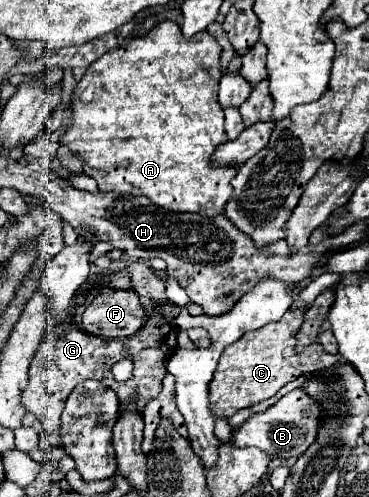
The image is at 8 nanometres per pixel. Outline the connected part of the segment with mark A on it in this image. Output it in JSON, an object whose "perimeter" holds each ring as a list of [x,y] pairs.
{"perimeter":[[[160,22],[146,36],[130,40],[116,52],[108,52],[94,60],[74,92],[74,122],[62,136],[66,144],[84,164],[84,174],[98,182],[100,192],[124,192],[146,196],[152,204],[170,212],[196,212],[208,218],[224,214],[226,202],[232,198],[228,176],[236,176],[236,166],[214,166],[212,154],[218,144],[227,141],[224,112],[218,102],[218,80],[222,46],[204,32],[196,38],[182,38],[176,22]]]}

